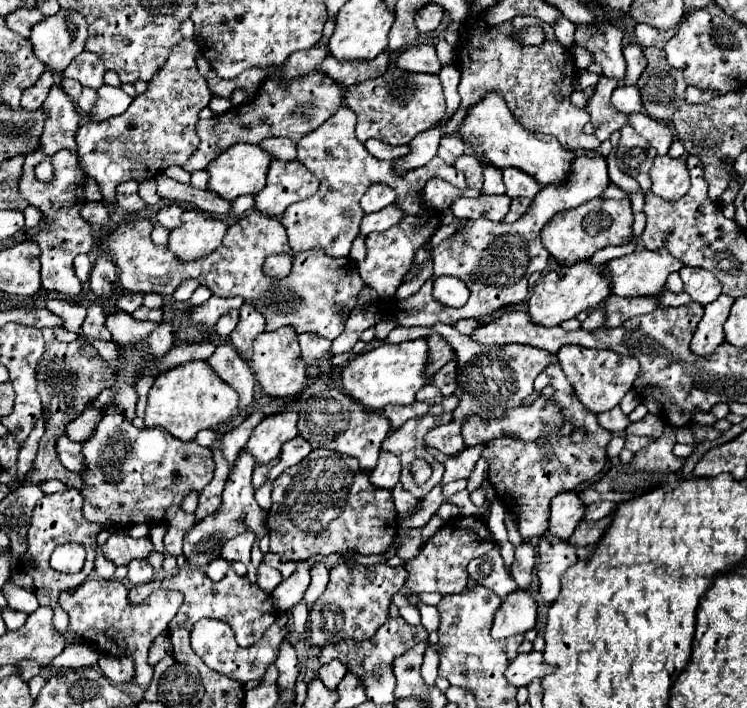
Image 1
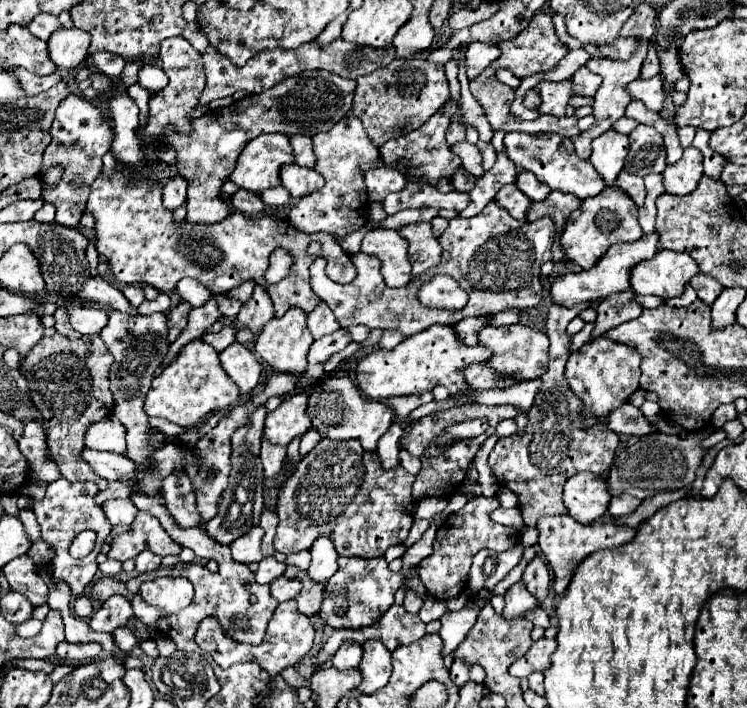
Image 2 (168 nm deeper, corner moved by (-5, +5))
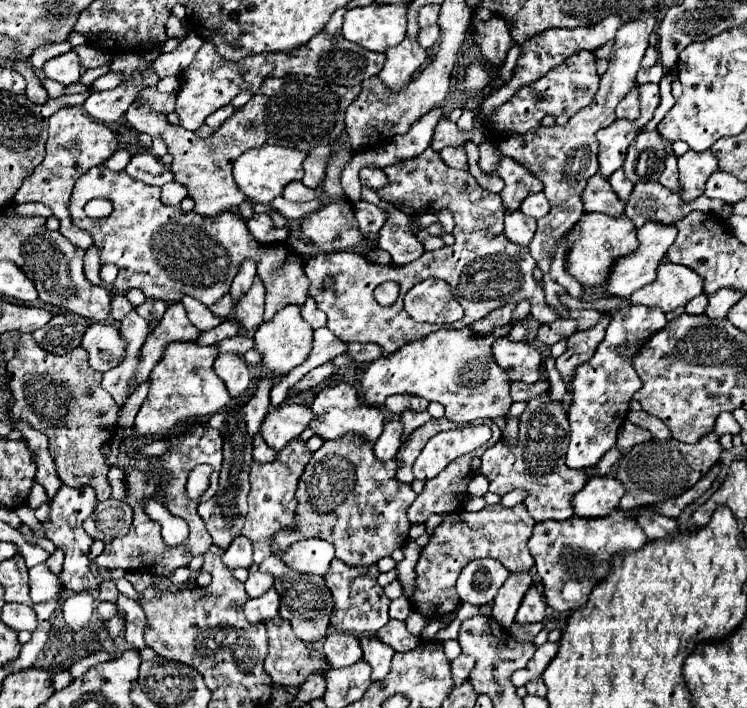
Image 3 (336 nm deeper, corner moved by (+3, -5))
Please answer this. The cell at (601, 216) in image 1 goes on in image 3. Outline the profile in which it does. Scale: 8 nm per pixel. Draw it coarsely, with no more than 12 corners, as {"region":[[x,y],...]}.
{"region":[[587,214],[565,268],[585,288],[605,284],[635,252],[625,214]]}

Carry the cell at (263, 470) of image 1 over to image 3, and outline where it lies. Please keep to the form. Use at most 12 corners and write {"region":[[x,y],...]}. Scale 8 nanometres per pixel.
{"region":[[261,434],[253,440],[253,458],[269,462],[277,452],[265,444]]}

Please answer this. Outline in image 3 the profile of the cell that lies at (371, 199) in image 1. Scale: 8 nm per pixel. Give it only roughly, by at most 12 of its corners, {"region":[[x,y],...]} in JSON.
{"region":[[377,166],[361,168],[361,184],[375,190],[387,184]]}

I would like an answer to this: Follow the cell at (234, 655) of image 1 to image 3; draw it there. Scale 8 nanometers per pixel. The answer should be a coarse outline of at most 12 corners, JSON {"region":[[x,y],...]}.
{"region":[[287,620],[265,626],[265,670],[277,686],[301,686],[331,664],[293,636]]}

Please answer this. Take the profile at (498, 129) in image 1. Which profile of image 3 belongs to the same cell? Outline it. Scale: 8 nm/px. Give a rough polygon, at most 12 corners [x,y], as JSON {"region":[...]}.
{"region":[[591,176],[585,212],[621,216],[625,202],[601,176]]}

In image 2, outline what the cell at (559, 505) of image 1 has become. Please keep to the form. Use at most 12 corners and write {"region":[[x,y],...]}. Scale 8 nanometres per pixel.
{"region":[[581,472],[563,486],[567,514],[591,524],[611,496],[601,476]]}

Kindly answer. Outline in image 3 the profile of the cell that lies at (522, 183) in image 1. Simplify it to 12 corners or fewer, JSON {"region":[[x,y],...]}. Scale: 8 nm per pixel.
{"region":[[543,192],[527,196],[521,212],[543,218],[551,206]]}

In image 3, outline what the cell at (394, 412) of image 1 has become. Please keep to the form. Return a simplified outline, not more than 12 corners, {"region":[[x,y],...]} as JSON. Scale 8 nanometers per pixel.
{"region":[[389,396],[385,406],[401,414],[421,412],[427,400],[419,396]]}

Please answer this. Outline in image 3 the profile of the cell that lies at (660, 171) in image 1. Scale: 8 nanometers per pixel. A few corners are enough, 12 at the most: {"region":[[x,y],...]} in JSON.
{"region":[[687,150],[679,156],[681,200],[705,192],[719,170],[711,150]]}

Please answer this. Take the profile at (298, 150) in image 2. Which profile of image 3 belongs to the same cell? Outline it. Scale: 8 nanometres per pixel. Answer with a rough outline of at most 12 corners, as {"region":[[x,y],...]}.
{"region":[[321,146],[309,152],[303,168],[303,184],[317,188],[333,148]]}

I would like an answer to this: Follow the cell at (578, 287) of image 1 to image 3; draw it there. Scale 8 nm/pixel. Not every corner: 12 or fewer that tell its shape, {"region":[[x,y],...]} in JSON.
{"region":[[647,222],[639,248],[615,262],[607,292],[629,298],[653,282],[677,238],[673,224]]}

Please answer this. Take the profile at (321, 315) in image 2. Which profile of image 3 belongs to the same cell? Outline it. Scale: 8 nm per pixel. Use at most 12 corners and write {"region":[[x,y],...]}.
{"region":[[311,296],[301,308],[303,320],[313,330],[327,324],[325,312],[317,308]]}

